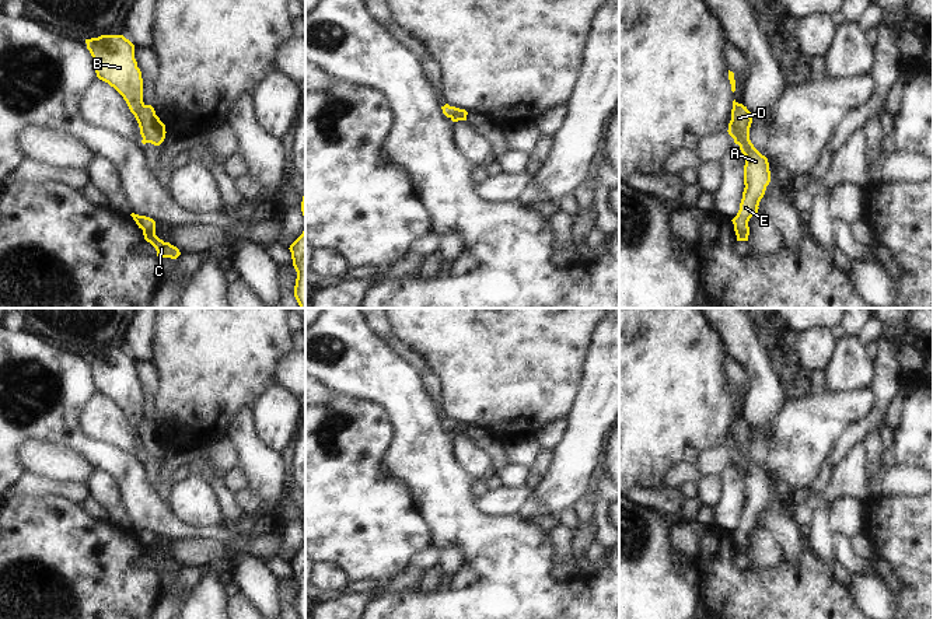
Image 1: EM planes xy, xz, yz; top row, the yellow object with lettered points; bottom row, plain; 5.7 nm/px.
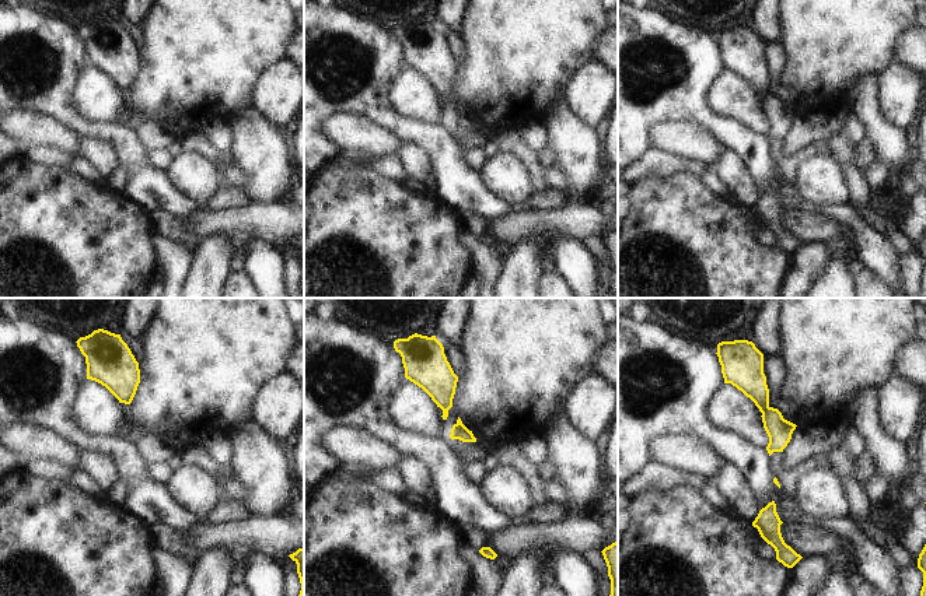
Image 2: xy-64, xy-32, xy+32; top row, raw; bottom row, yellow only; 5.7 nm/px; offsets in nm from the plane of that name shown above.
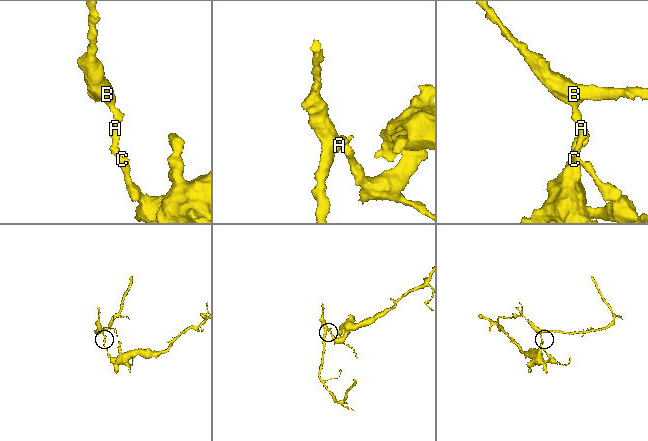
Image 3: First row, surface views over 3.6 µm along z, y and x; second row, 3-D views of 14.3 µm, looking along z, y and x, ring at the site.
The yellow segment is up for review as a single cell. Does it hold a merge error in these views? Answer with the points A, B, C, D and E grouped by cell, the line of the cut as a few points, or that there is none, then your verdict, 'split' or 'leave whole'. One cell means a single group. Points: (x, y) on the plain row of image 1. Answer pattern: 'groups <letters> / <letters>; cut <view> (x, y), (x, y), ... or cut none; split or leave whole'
groups A C D E / B; cut xy (143, 418), (135, 430); split

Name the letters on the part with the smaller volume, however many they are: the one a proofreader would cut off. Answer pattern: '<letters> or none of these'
B

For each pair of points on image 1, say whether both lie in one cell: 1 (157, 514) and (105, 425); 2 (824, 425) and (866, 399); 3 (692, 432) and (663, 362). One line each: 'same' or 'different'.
1: different
2: same
3: same

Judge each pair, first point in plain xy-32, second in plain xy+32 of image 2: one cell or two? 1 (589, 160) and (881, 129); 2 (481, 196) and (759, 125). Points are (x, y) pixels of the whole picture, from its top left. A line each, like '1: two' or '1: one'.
1: one
2: two

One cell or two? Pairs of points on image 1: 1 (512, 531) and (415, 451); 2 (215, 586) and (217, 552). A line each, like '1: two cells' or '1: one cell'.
1: one cell
2: two cells

